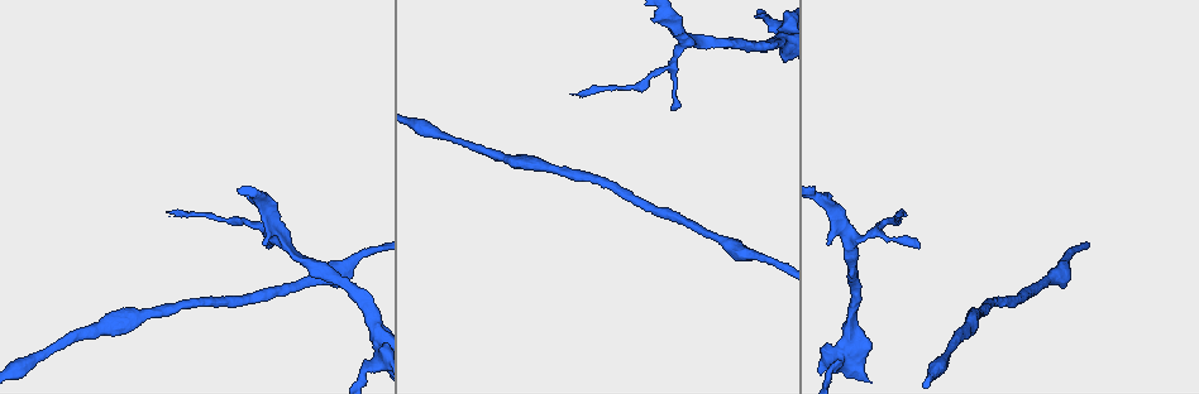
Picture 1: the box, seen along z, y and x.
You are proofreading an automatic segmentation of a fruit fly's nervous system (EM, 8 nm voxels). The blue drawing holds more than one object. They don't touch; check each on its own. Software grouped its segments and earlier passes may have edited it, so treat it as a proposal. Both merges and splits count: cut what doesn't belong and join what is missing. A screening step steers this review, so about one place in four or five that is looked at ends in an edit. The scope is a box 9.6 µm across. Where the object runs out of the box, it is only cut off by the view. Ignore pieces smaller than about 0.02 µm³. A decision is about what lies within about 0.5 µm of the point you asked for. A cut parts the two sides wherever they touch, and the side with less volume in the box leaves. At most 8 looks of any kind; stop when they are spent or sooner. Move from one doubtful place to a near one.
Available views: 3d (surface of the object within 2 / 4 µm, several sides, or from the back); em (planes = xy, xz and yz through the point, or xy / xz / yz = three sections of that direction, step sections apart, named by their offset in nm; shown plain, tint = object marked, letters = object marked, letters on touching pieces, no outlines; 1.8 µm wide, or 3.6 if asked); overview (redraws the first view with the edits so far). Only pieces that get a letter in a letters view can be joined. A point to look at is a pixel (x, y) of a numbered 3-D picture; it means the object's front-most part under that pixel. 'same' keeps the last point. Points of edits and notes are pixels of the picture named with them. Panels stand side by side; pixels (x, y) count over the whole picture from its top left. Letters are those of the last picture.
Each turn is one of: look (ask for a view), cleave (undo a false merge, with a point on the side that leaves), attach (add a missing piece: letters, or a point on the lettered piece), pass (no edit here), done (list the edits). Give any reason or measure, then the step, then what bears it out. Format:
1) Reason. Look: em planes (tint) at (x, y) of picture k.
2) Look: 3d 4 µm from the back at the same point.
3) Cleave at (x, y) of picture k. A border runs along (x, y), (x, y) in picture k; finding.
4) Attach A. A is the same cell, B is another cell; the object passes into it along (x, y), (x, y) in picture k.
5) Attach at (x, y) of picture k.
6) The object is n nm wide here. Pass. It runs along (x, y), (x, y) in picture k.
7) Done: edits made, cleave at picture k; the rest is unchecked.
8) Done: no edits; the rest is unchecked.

Free end. Look: 3d 2 µm from the back at (826, 243) of picture 1.

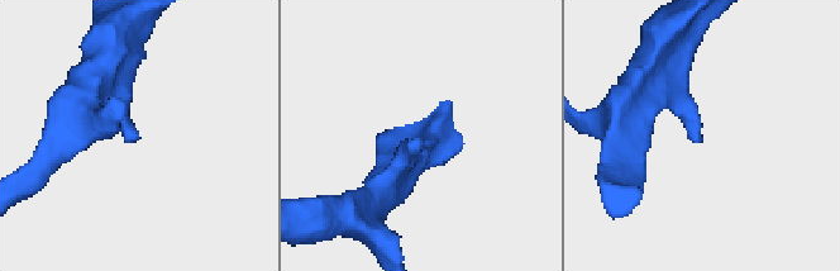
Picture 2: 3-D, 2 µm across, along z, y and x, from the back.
Shape alone is not enough. Look: em planes (letters) at (419, 140) of picture 2.

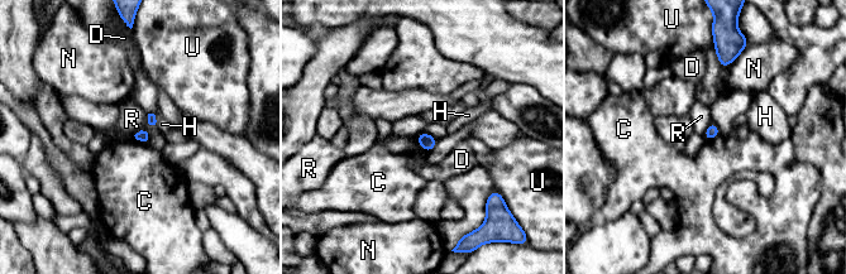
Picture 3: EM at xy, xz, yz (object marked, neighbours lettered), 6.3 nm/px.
Pass. C, D, H, N, R and U are other cells; a border runs along (134, 135), (144, 130), (148, 139) in picture 3; no lettered piece goes on from it.

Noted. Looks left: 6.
Tapers out. Look: 3d 2 µm at (572, 94) of picture 1.

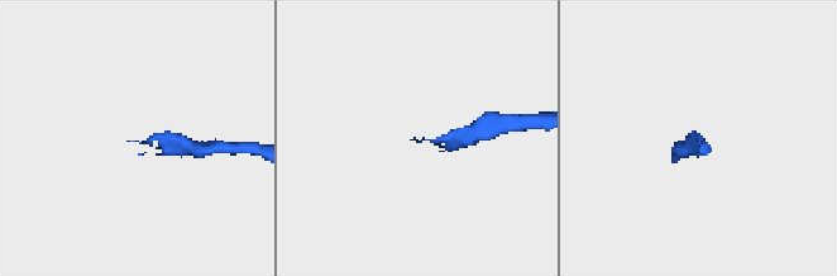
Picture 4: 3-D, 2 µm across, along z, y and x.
Shape alone is not enough. Look: em planes (letters) at (128, 141) of picture 4.

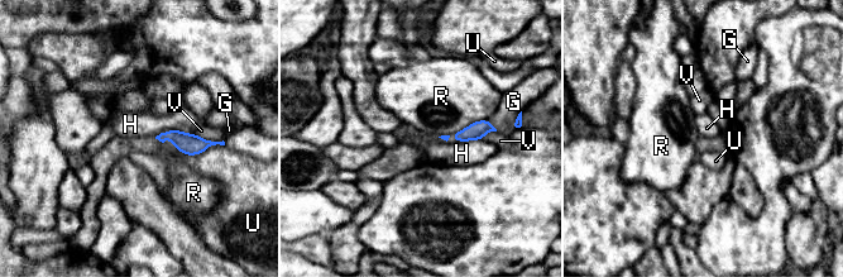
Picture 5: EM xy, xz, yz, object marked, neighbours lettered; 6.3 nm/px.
The longest contact is with R, 340 nm. Pass. G, H, R, U and V are other cells; none of them fits.

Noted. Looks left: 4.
Thick turns thin. Look: em 3.6 µm xy step 8 (tint) at (376, 360) of picture 1.

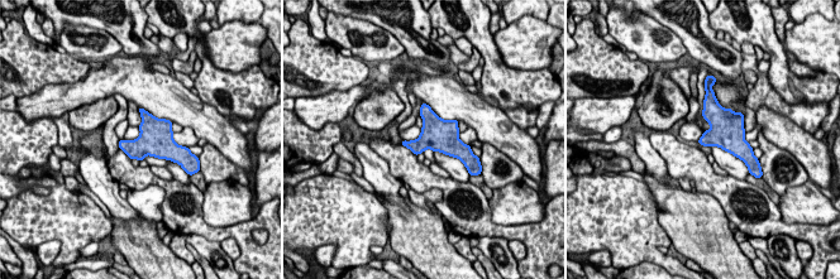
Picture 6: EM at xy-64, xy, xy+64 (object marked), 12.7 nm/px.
What lies round it. Look: em 3.6 µm xy step 8 (letters) at the same point.

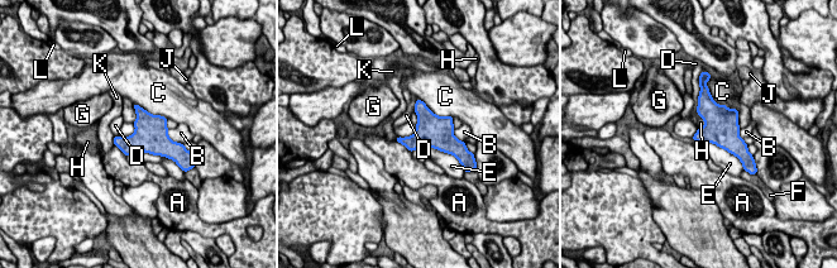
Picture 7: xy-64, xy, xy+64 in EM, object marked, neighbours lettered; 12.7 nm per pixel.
Pass. A, B, C, D, E, F, G, H, J, K and L are other cells; a border runs along (416, 125), (410, 135), (396, 138) in picture 7; all the same cell.

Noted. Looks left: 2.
Done: no edits; the rest is unchecked.

